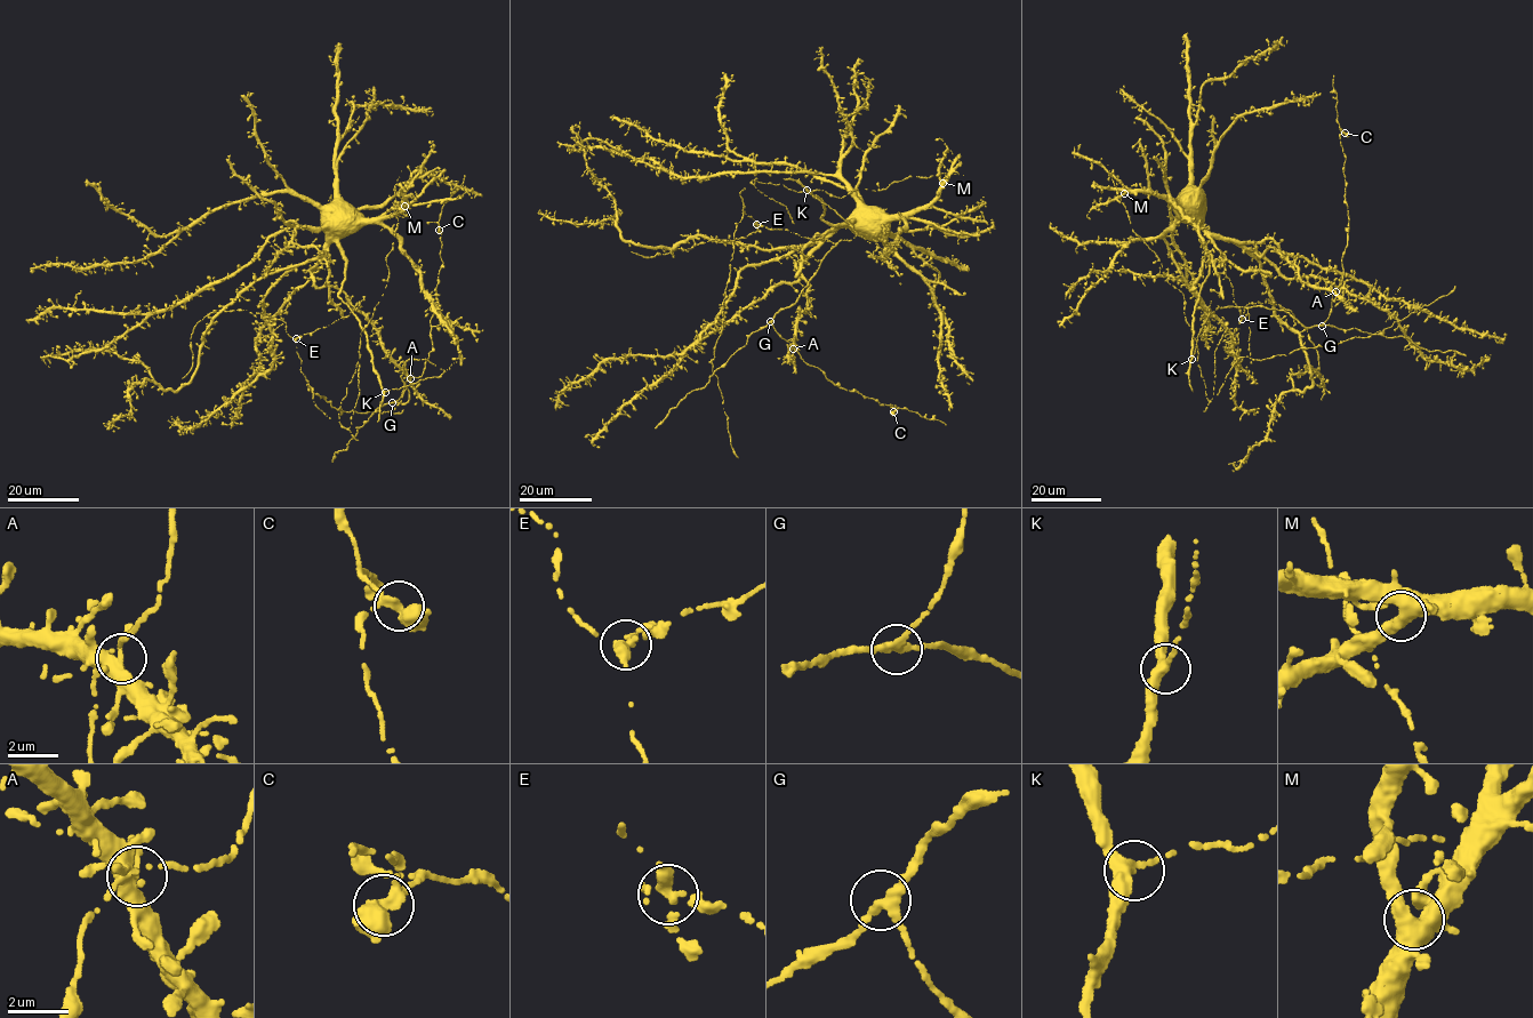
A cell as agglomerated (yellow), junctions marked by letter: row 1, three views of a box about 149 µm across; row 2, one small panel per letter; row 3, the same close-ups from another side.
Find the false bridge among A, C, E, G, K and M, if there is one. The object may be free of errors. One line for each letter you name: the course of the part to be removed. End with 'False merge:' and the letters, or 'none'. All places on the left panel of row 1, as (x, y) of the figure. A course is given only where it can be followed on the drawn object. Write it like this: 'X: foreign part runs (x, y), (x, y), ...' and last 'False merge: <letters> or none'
E: foreign part runs (295, 338), (347, 317), (364, 296)
False merge: E

